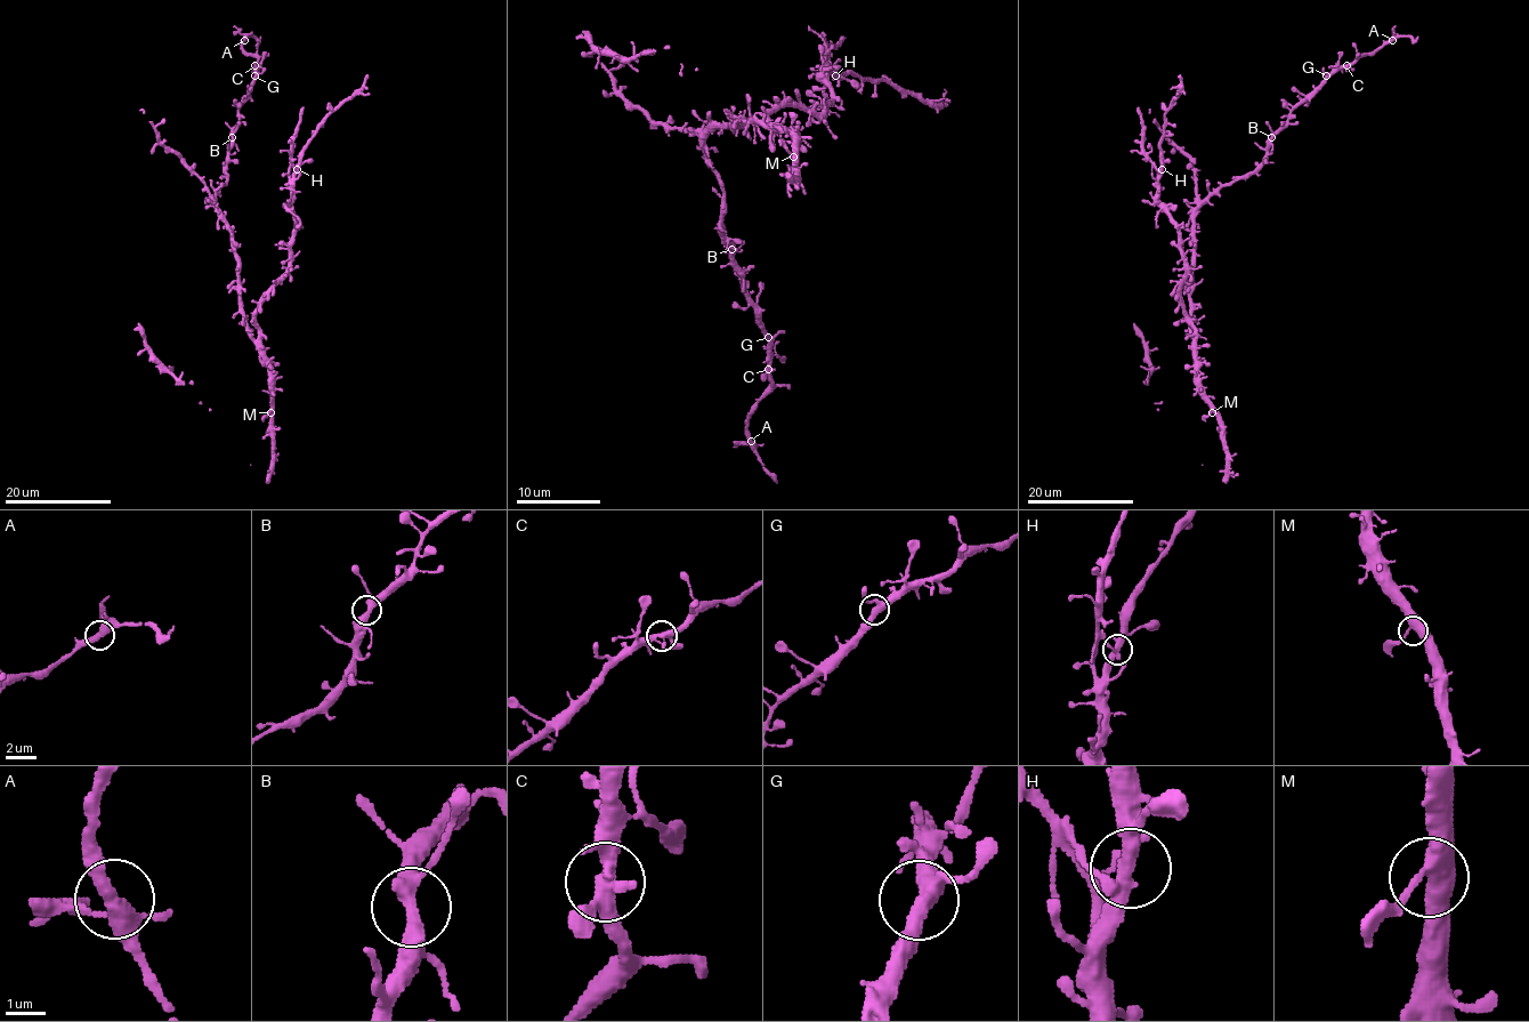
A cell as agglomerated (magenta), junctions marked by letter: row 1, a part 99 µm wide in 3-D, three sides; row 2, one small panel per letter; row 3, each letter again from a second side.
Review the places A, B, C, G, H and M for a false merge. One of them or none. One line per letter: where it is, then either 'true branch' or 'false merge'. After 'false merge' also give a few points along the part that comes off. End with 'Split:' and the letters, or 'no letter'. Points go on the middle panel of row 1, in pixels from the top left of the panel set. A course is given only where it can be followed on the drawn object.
A: (751, 441) | true branch
B: (731, 249) | true branch
C: (768, 369) | true branch
G: (768, 337) | true branch
H: (835, 75) | true branch
M: (793, 157) | true branch
Split: no letter

